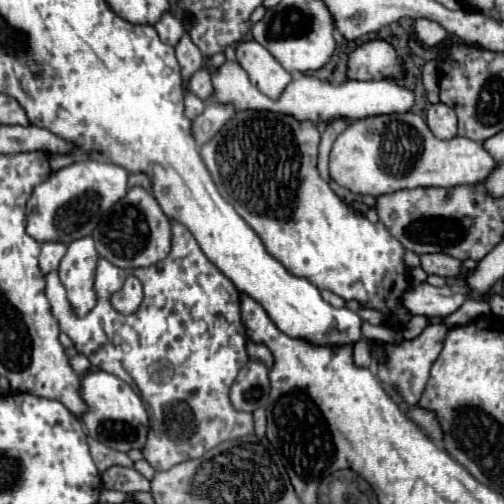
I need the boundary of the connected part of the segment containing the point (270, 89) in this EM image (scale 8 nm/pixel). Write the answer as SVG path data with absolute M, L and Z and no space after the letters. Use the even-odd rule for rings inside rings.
M243 41L235 47L237 61L249 73L253 85L259 87L271 99L277 99L283 89L291 83L291 73L281 67L281 63L257 41Z

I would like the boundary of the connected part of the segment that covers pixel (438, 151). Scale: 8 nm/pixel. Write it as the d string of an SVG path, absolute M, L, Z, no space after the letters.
M409 111L409 113L393 113L393 115L377 115L353 121L333 143L331 155L329 155L329 175L331 179L351 189L353 193L365 193L365 195L385 195L395 193L399 189L415 189L415 187L455 187L455 185L477 185L481 183L491 169L495 167L495 159L483 149L481 143L471 141L467 137L453 137L449 141L437 139L427 123L421 119L421 115Z

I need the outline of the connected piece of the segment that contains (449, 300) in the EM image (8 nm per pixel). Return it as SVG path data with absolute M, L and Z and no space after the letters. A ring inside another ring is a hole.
M429 283L411 285L403 293L403 305L411 315L425 315L425 317L445 317L467 299L465 293L455 293L447 285L433 287Z

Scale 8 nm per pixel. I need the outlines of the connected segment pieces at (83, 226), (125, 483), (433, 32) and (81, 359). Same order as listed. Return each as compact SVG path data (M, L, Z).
M95 159L77 161L55 171L47 181L35 187L27 201L27 233L37 243L59 241L67 245L91 235L103 213L127 193L127 175L129 173L123 167Z
M111 467L103 473L103 489L115 489L115 491L149 491L151 485L149 481L137 473L135 469L127 469L127 467Z
M417 19L413 37L419 39L425 47L433 47L433 45L441 43L447 37L447 31L443 31L443 27L439 27L439 23L435 23L435 21Z
M75 355L75 357L69 357L69 363L71 363L71 369L77 373L77 375L83 375L85 371L89 371L91 363L85 355Z

